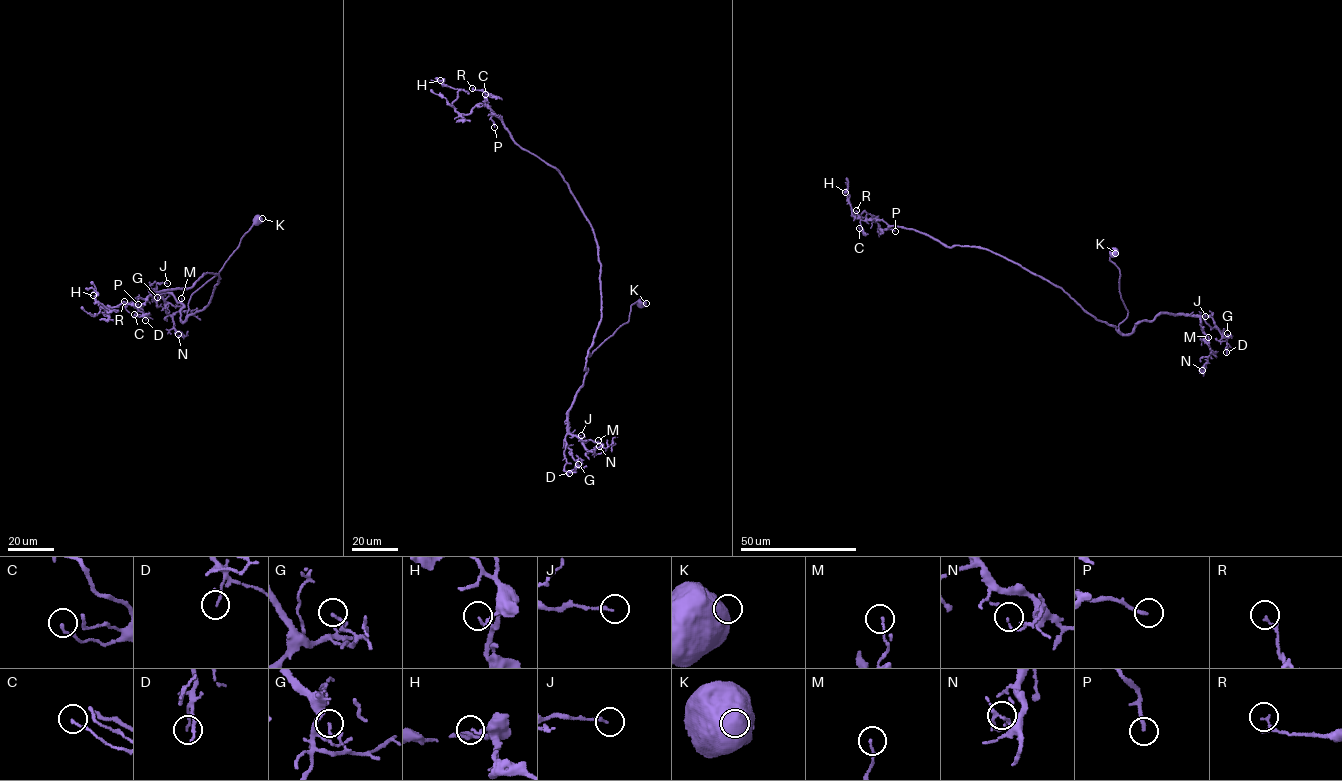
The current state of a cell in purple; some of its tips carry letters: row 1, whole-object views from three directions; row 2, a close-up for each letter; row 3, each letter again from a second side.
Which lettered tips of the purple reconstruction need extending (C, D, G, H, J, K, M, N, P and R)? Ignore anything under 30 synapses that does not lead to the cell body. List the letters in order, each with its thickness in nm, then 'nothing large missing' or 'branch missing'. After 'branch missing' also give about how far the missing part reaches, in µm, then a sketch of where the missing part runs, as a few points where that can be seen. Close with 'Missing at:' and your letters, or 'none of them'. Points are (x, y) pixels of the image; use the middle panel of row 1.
C: 130 nm thick; nothing large missing
D: 70 nm thick; nothing large missing
G: 120 nm thick; nothing large missing
H: 150 nm thick; nothing large missing
J: 150 nm thick; nothing large missing
K: 1050 nm thick; nothing large missing
M: 90 nm thick; nothing large missing
N: 90 nm thick; nothing large missing
P: 180 nm thick; branch missing; about 15 µm are missing; missing branch runs (494, 127), (484, 135), (475, 131)
R: 180 nm thick; nothing large missing
Missing at: P

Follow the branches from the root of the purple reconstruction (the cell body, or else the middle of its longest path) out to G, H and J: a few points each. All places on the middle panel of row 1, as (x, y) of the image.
G: (598, 246), (601, 319), (586, 358), (583, 385), (568, 413), (564, 440), (578, 464)
H: (598, 246), (560, 173), (524, 150), (485, 106), (459, 114), (452, 102), (459, 90), (440, 80)
J: (598, 246), (601, 319), (586, 358), (584, 368), (587, 371), (583, 385), (568, 413), (568, 432), (581, 435)

